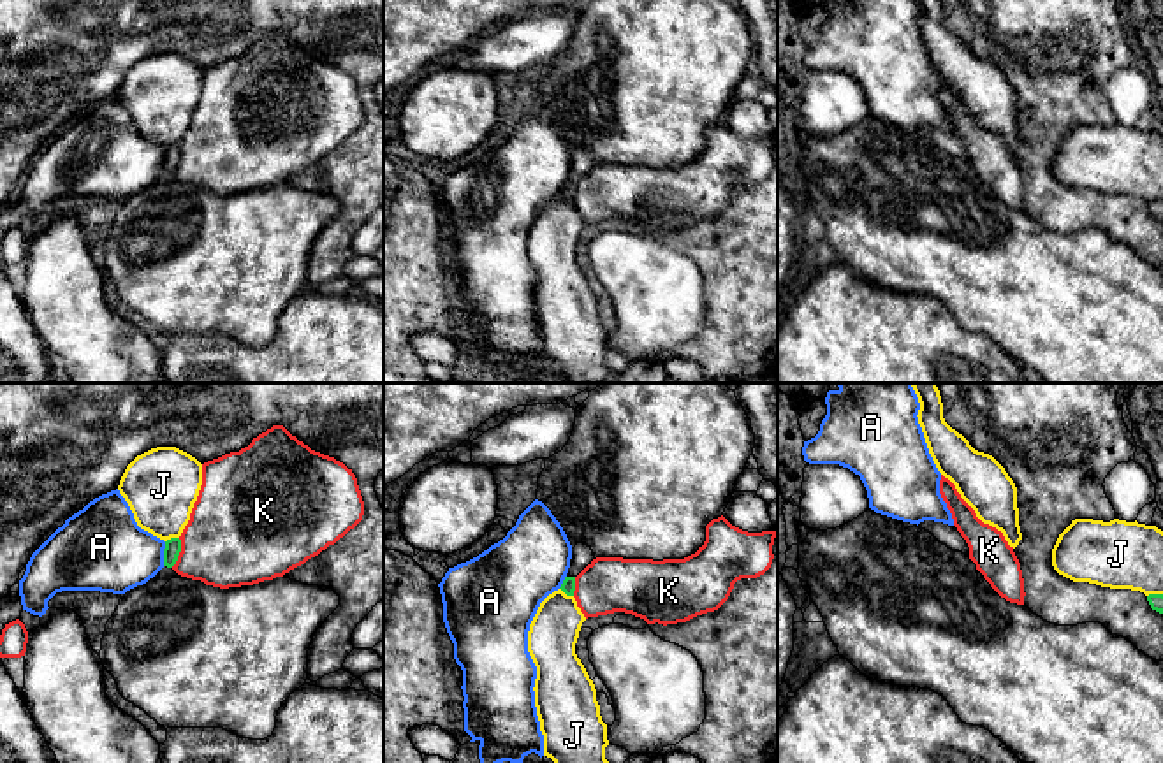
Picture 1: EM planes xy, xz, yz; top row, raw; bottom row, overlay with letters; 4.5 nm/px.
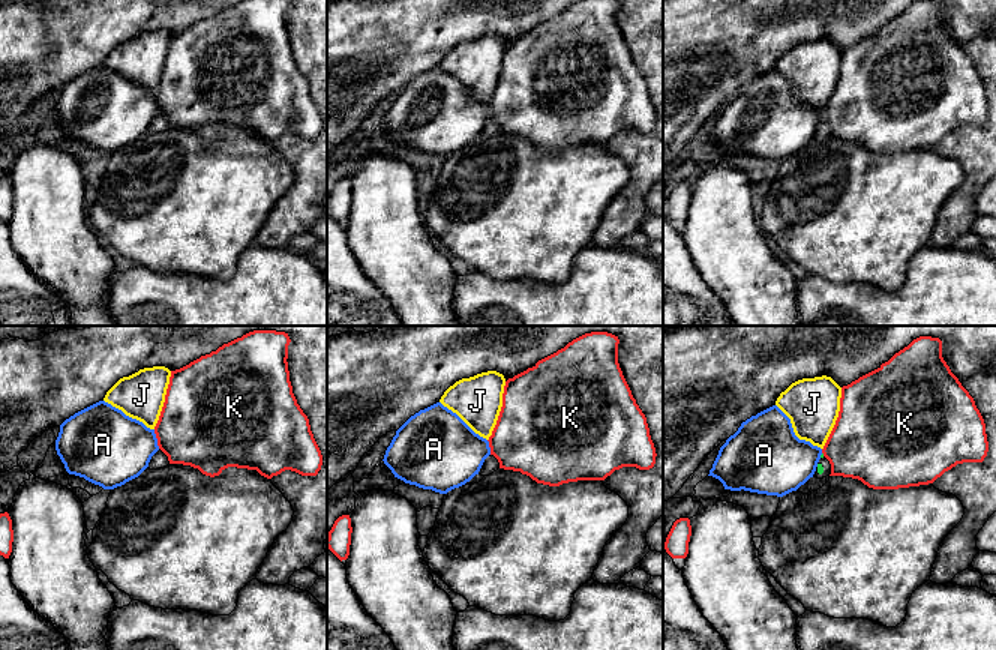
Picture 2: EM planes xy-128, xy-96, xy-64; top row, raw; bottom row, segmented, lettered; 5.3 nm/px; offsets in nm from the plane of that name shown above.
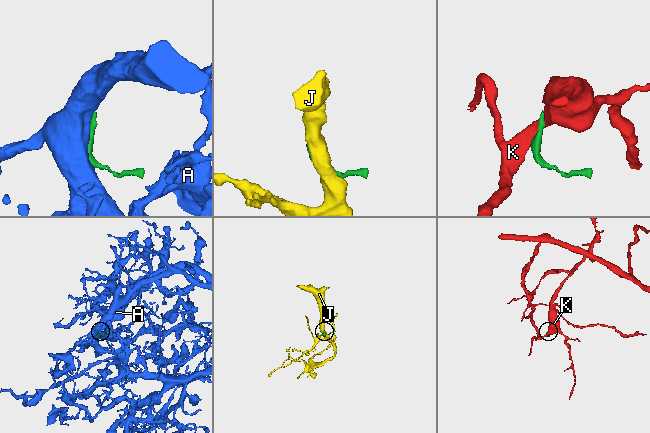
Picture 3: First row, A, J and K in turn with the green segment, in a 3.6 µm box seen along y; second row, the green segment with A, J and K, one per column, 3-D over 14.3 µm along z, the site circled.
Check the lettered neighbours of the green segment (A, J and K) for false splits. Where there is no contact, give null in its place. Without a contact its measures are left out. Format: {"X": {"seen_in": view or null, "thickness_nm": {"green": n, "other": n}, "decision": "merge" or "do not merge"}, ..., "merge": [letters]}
{"A": {"seen_in": "xy", "thickness_nm": {"green": 80, "other": 360}, "decision": "do not merge"}, "J": {"seen_in": "xy", "thickness_nm": {"green": 80, "other": 340}, "decision": "do not merge"}, "K": {"seen_in": "xy", "thickness_nm": {"green": 80, "other": 440}, "decision": "do not merge"}, "merge": []}

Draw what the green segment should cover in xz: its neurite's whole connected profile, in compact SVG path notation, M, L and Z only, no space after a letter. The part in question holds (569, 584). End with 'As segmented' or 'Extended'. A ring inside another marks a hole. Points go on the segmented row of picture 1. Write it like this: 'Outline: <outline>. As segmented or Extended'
Outline: M577 543L572 549L570 568L568 568L568 573L567 573L561 587L560 587L567 596L574 596L574 591L575 591L575 577L588 564L591 564L593 559L595 559L595 554L593 554L591 547L588 547L586 543Z. Extended

